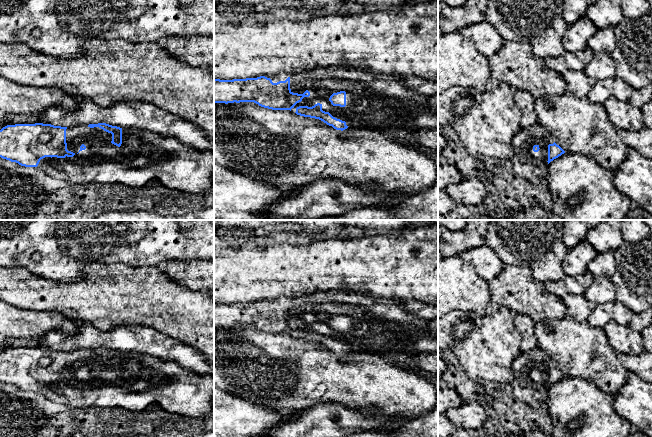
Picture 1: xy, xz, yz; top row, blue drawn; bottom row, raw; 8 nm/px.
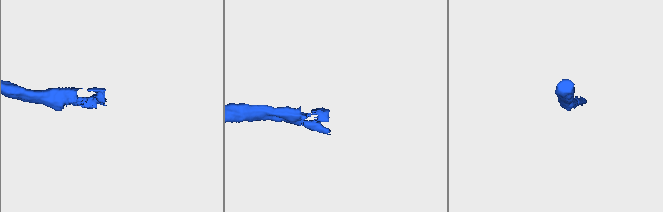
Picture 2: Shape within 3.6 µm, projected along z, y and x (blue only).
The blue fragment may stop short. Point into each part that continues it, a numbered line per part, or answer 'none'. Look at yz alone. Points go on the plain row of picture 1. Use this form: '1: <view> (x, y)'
1: yz (529, 389)

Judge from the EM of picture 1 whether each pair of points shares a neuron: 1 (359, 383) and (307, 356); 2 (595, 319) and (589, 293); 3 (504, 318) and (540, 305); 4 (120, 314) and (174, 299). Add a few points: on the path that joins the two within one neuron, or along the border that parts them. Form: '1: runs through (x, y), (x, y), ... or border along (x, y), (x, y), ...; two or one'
1: runs through (346, 379), (328, 377), (319, 368); one
2: border along (615, 299), (596, 305); two
3: border along (516, 313), (501, 307), (492, 314); two
4: runs through (133, 301), (161, 300); one

